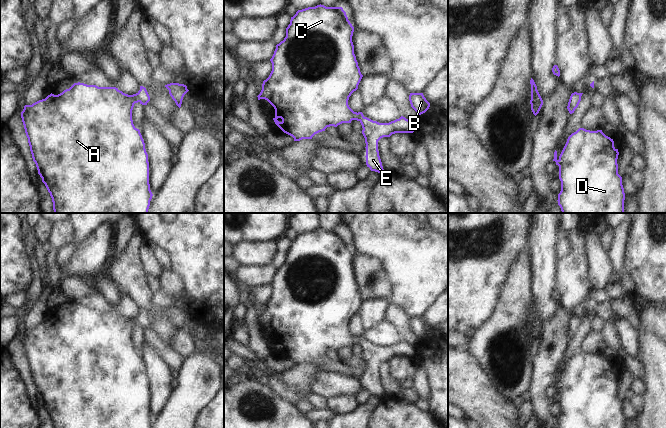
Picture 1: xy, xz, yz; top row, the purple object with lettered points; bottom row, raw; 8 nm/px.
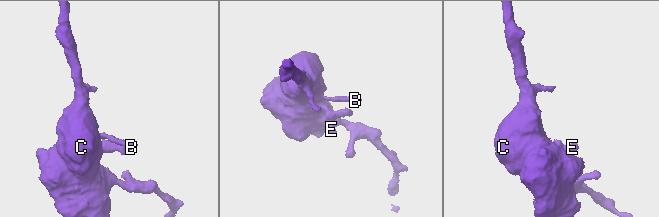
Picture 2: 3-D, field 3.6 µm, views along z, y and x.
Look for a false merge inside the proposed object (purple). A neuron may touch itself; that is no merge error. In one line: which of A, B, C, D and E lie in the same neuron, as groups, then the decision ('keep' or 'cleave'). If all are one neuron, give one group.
A B C D E; keep

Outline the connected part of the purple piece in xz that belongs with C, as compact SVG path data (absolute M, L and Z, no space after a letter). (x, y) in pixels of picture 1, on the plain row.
M317 229L298 234L291 241L290 248L286 252L286 261L276 269L272 282L272 295L269 301L263 305L262 314L257 320L258 324L267 324L275 333L275 348L286 358L292 360L294 365L312 363L312 361L327 351L337 351L342 347L351 347L357 344L362 349L362 358L366 367L366 389L371 395L382 397L384 395L378 375L378 365L383 361L390 361L395 357L413 357L416 347L401 340L389 347L379 347L363 339L362 336L354 336L348 329L351 318L358 313L363 301L354 278L352 260L354 251L348 244L342 231L326 231Z

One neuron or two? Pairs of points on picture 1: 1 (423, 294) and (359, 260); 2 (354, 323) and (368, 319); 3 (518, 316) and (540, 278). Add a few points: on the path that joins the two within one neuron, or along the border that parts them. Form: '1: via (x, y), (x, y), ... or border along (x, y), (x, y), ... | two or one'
1: border along (371, 255), (380, 261), (390, 283), (389, 297) | two
2: border along (357, 313), (364, 329) | two
3: border along (531, 269), (532, 301) | two

